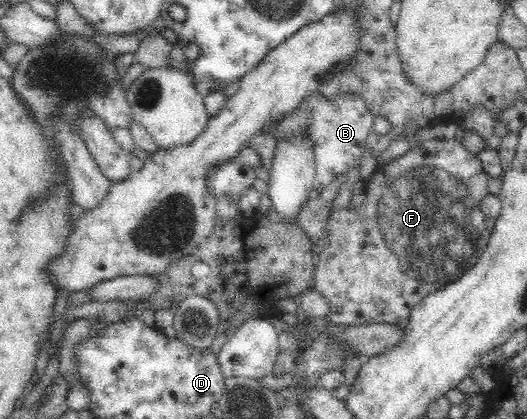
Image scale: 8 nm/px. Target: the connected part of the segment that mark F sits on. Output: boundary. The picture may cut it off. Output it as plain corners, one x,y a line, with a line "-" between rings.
460,135
450,140
440,138
424,140
404,154
390,159
384,164
377,165
372,176
364,181
366,198
358,208
334,209
331,207
330,216
327,220
328,224
325,229
328,244
318,255
319,261
314,263
316,269
311,287
327,300
327,321
330,324
343,327
361,326
371,323
396,324
403,319
409,318
412,307
415,307
419,301
423,300
429,292
435,292
443,288
445,284
452,283
465,270
472,267
482,255
484,249
487,248
489,232
486,230
486,217
480,209
480,204
481,199
488,194
487,181
489,179
490,175
483,169
483,164
479,161
477,154
467,151
467,148
462,144

